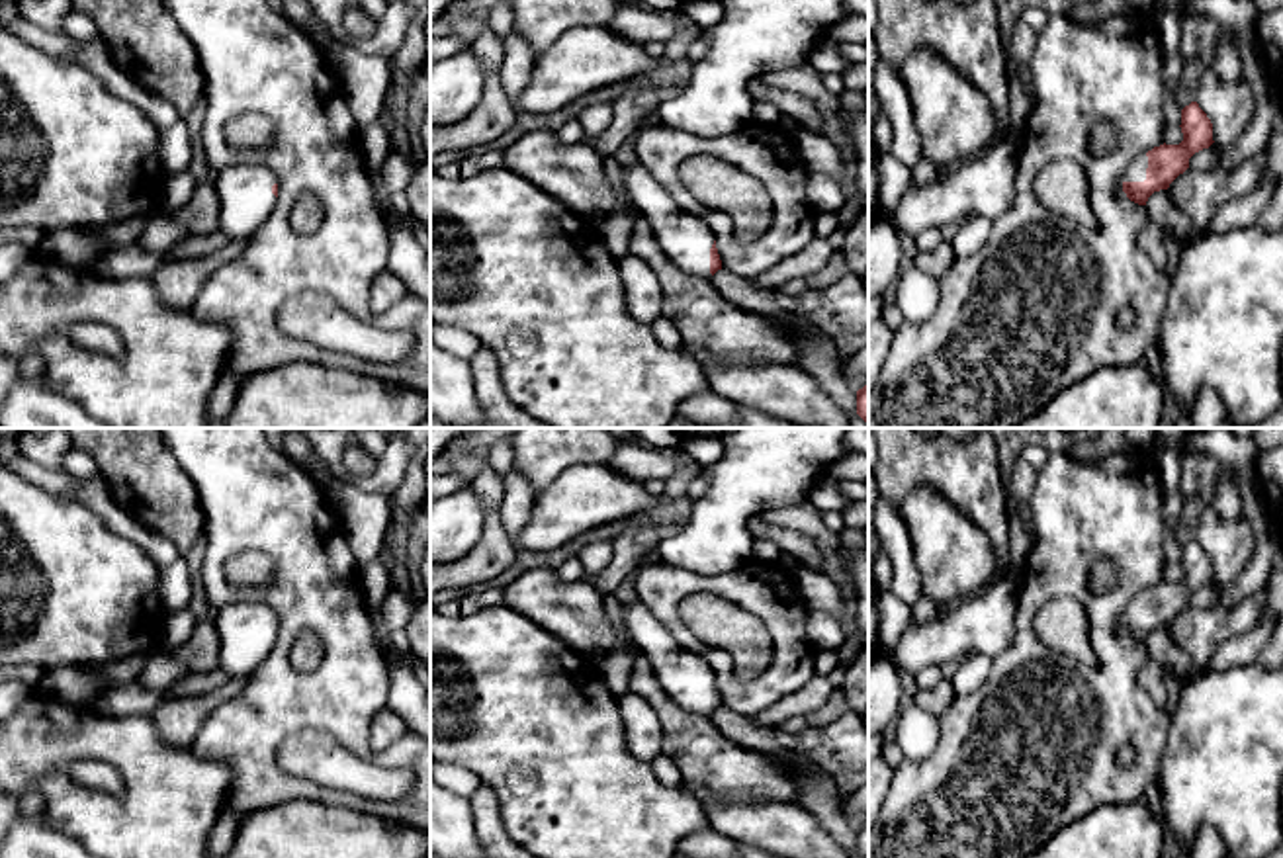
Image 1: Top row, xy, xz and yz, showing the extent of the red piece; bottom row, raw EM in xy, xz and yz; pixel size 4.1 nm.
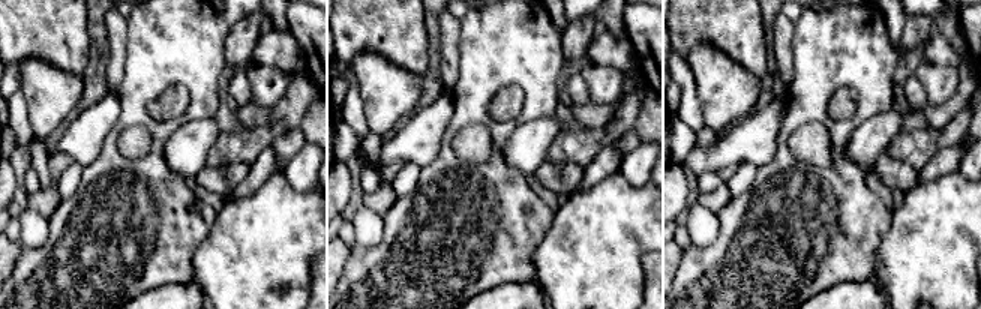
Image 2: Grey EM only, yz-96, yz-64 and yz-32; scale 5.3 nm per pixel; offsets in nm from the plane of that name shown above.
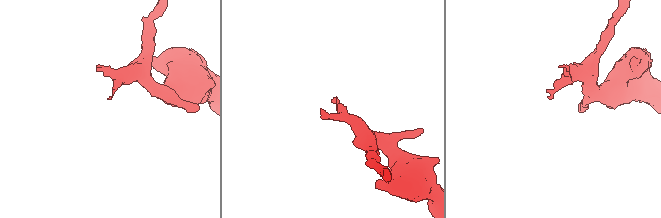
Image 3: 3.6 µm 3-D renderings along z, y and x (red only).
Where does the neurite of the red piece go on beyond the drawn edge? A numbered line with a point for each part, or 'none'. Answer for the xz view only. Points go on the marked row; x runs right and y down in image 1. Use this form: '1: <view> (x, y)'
1: xz (685, 239)

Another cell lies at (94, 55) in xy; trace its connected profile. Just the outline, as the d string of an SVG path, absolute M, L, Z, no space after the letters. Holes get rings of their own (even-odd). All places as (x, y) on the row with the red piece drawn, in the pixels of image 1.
M102 39L80 41L72 51L72 61L76 66L94 72L111 94L141 109L158 131L168 129L182 117L168 100L125 74Z

